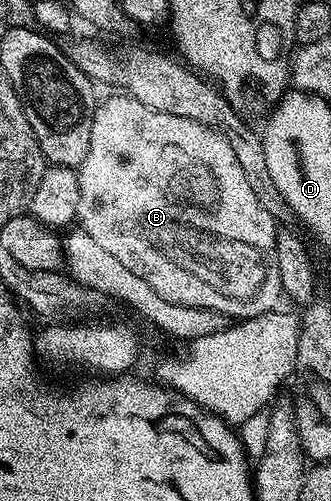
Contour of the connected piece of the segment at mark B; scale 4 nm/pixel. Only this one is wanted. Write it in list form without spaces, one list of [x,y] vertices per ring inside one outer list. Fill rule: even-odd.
[[[117,93],[110,99],[102,98],[93,110],[91,121],[91,149],[87,149],[87,157],[81,163],[77,176],[79,177],[79,209],[77,219],[80,230],[86,231],[96,243],[111,257],[117,258],[122,265],[127,265],[131,273],[143,277],[163,301],[171,301],[179,305],[195,307],[202,312],[222,311],[230,315],[230,320],[240,321],[250,319],[274,310],[277,302],[282,302],[283,292],[279,275],[279,261],[277,260],[277,232],[278,220],[274,219],[263,205],[259,205],[259,197],[255,197],[255,189],[251,189],[251,181],[247,181],[247,173],[243,173],[243,165],[239,165],[239,157],[235,157],[235,149],[220,131],[205,127],[202,123],[191,121],[187,117],[179,117],[175,113],[156,111],[143,105],[128,93]]]

